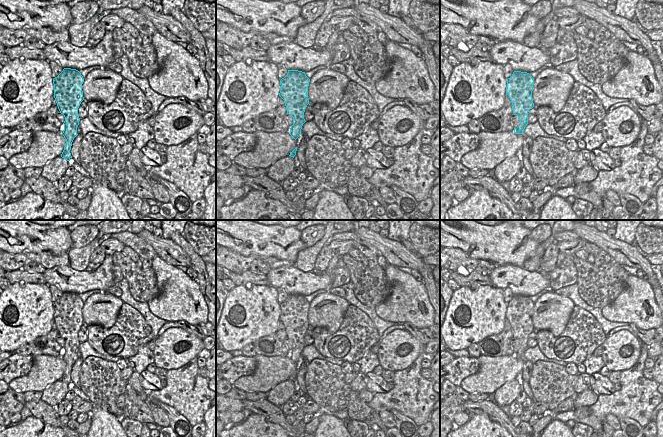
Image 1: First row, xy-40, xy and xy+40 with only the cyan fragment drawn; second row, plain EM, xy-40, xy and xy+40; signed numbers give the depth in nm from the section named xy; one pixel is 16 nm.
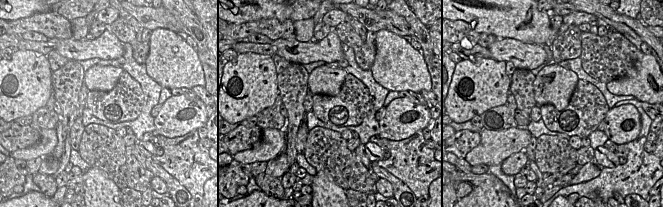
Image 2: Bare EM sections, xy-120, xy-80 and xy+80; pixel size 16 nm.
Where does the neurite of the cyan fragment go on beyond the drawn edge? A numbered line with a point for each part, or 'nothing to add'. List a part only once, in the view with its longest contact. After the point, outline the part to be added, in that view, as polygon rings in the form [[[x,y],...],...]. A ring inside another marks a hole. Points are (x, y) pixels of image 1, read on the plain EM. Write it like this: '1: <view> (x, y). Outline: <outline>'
nothing to add

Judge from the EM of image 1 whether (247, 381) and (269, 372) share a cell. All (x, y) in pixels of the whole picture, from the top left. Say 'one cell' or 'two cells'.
one cell

